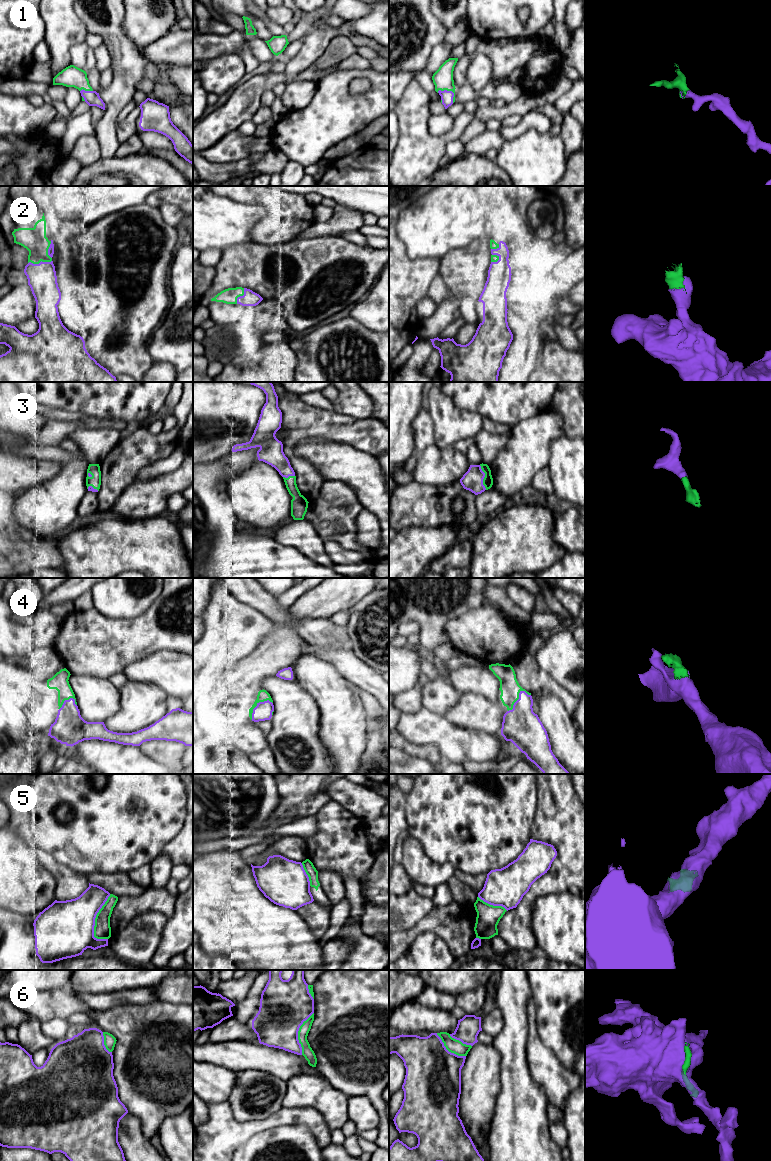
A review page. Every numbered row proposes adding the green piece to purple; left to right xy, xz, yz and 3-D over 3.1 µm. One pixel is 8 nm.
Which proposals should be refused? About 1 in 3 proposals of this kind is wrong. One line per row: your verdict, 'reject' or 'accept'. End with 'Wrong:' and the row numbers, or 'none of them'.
1: accept
2: accept
3: accept
4: accept
5: reject
6: reject
Wrong: 5, 6

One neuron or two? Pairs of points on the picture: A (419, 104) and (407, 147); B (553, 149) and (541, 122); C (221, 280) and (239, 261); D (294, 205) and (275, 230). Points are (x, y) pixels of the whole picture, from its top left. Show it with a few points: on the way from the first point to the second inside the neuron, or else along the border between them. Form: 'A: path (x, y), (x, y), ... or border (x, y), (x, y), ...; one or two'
A: path (413, 115), (413, 136); one
B: border (548, 131), (527, 129), (523, 133); two
C: path (226, 275), (235, 266); one
D: path (292, 211), (281, 224); one

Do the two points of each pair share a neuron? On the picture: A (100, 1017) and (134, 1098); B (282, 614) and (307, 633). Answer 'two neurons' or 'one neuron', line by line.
A: one neuron
B: one neuron

